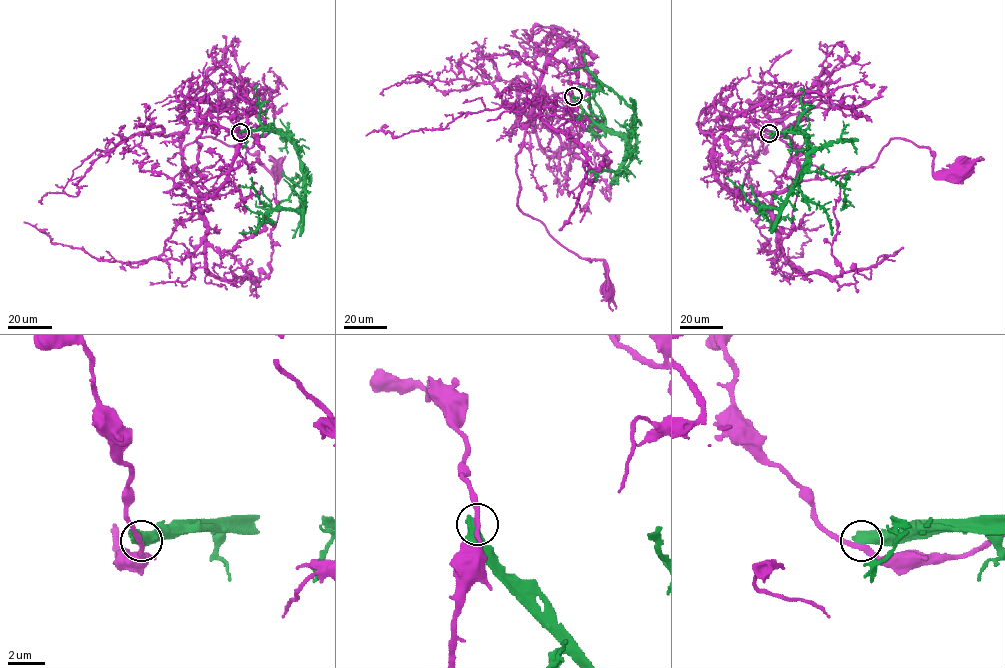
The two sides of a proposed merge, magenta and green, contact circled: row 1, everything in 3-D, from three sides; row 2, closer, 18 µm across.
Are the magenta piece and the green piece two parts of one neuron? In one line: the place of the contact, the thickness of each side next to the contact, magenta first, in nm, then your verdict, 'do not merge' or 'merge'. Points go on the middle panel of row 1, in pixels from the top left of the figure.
at (573, 96); 240 nm thick on the magenta side, 650 nm on the other; do not merge

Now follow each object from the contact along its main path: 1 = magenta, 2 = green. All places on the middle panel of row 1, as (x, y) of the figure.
1: (573, 96), (564, 130), (548, 129), (540, 90), (516, 155), (517, 204), (579, 257), (602, 260), (608, 290)
2: (573, 96), (602, 126), (626, 135), (634, 128), (634, 111), (601, 86), (588, 101), (592, 112), (604, 118)

